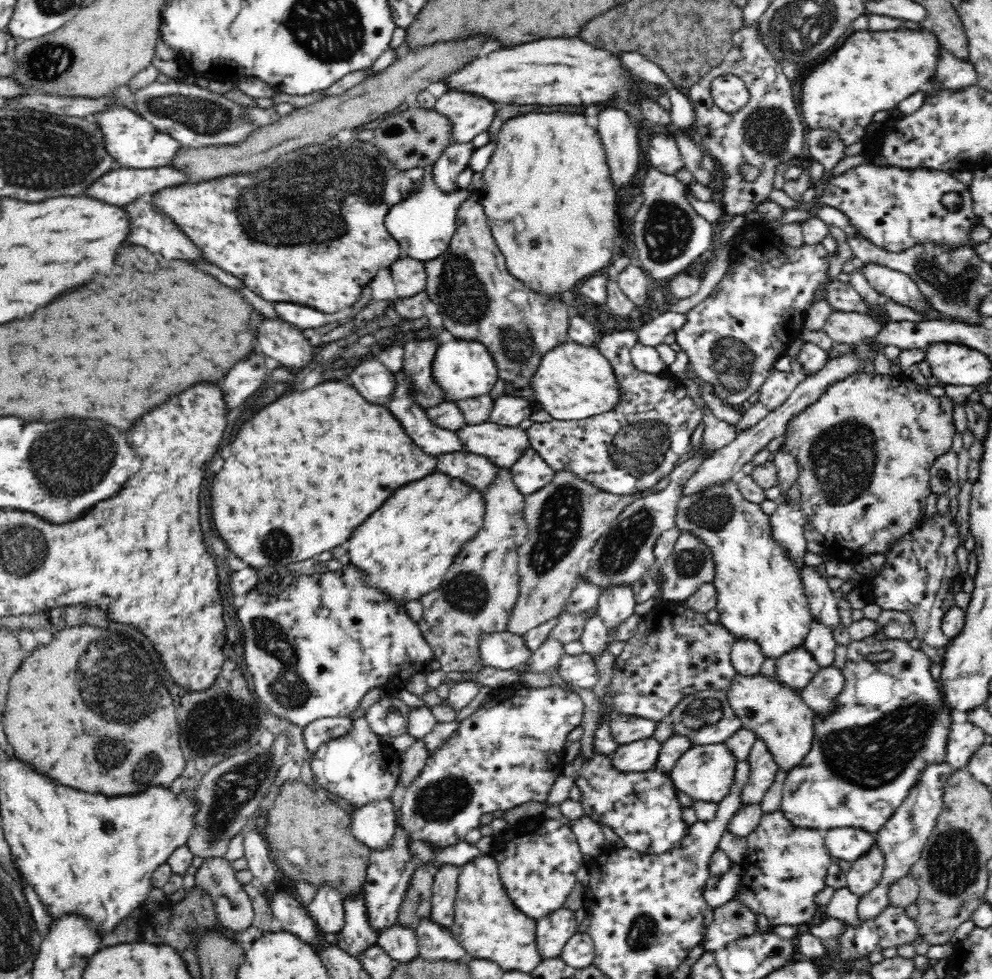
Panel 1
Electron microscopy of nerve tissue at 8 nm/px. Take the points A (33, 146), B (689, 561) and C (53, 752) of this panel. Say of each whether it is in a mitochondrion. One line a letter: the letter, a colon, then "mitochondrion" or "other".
A: mitochondrion
B: mitochondrion
C: other

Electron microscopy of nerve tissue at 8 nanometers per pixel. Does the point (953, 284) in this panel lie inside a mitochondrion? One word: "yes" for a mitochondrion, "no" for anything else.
yes

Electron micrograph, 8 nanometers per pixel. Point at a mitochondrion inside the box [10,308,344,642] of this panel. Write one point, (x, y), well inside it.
(71, 460)

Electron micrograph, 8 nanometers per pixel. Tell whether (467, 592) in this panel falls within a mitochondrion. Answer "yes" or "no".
yes

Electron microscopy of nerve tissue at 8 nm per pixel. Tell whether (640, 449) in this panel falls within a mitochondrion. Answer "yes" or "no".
yes

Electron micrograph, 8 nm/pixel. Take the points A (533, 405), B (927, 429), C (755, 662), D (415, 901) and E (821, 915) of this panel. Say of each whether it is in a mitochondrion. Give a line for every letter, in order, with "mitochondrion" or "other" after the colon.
A: other
B: other
C: other
D: mitochondrion
E: other

